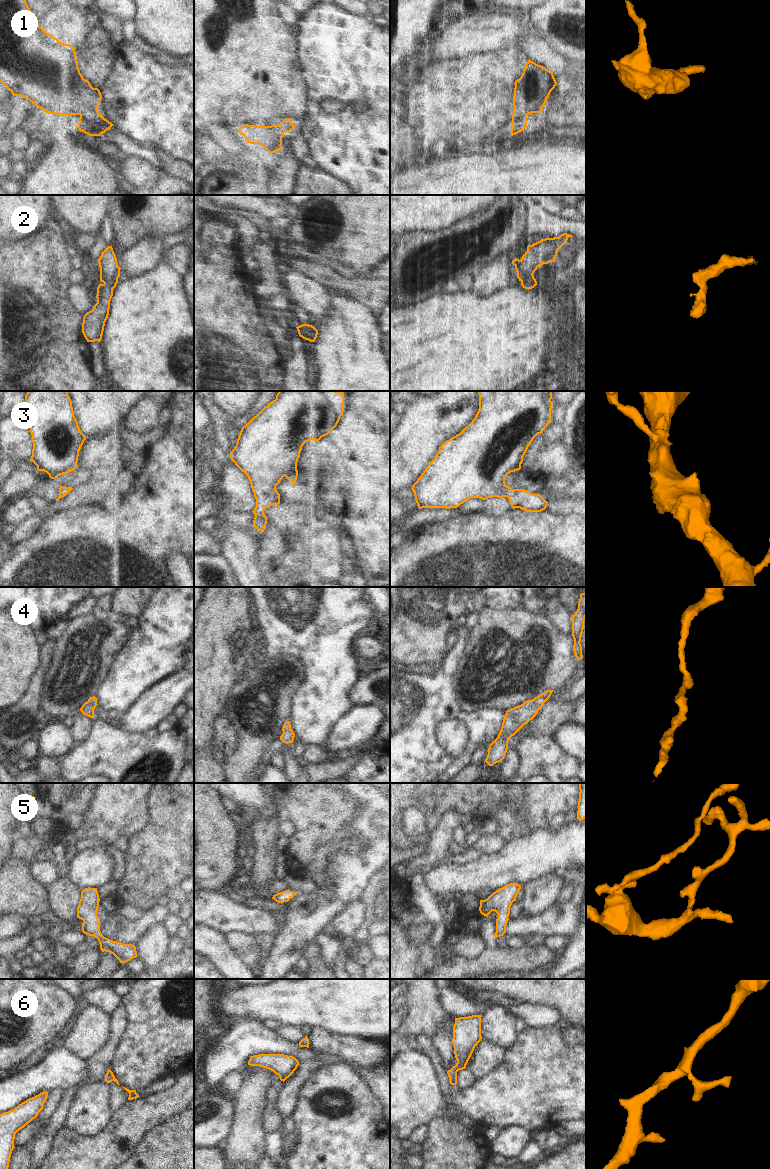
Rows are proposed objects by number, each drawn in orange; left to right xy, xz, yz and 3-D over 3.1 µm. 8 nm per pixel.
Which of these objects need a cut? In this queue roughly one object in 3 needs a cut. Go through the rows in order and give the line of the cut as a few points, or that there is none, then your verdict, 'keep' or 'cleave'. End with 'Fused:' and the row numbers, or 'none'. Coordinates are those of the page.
1: cut none; keep
2: cut none; keep
3: cut none; keep
4: cut none; keep
5: cut none; keep
6: cut none; keep
Fused: none

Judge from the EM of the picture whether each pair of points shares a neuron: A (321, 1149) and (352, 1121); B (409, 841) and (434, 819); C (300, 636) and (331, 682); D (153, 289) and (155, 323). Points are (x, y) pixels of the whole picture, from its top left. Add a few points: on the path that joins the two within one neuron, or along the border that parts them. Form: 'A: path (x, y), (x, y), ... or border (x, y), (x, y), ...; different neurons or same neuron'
A: path (329, 1144), (344, 1129); same neuron
B: path (417, 840), (420, 840), (429, 831), (430, 827); same neuron
C: path (311, 647), (330, 666), (330, 671); same neuron
D: path (153, 297), (153, 315); same neuron

